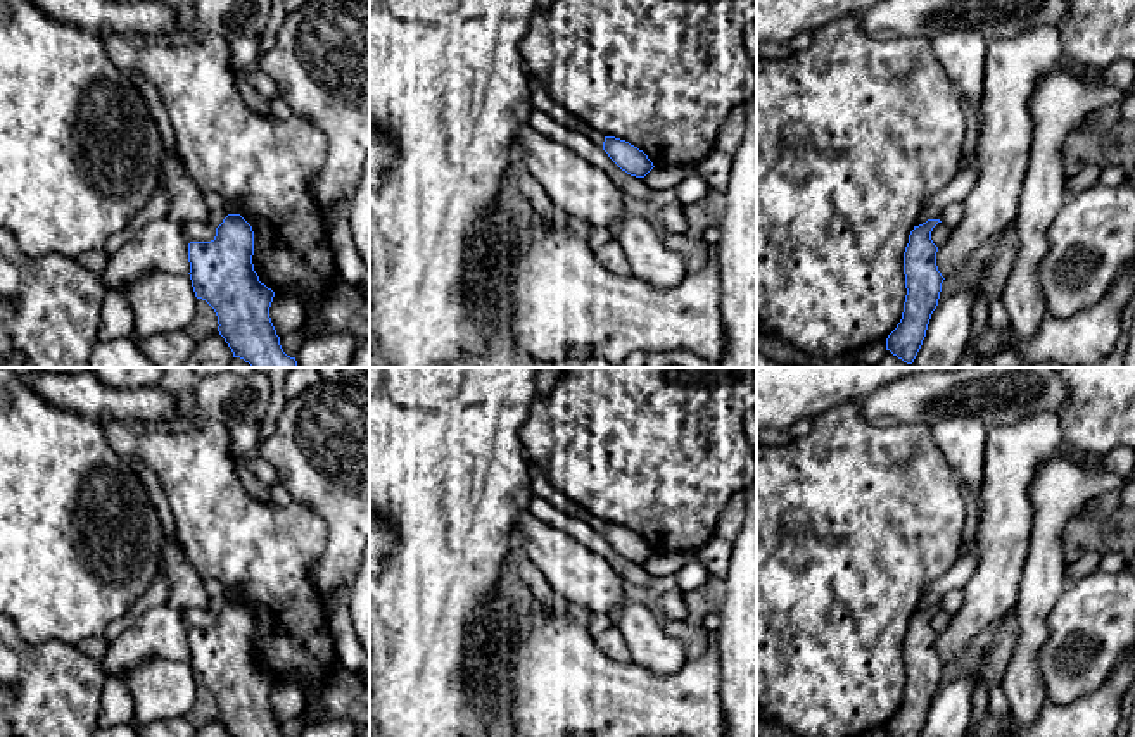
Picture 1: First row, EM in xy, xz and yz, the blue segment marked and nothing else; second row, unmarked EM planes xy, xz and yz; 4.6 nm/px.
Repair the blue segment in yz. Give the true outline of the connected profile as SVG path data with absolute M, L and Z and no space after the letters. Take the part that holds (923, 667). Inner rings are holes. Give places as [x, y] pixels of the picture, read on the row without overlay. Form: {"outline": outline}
{"outline": "M940 606L914 613L904 639L905 689L902 706L886 725L886 737L919 737L933 697L938 692L943 663L936 652L938 633L931 627Z"}

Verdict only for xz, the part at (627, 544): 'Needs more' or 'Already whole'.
Already whole

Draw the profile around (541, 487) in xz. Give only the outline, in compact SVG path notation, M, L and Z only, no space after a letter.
M529 463L530 480L532 480L532 494L534 497L541 497L558 511L587 523L594 532L603 533L605 521L594 516L591 511L582 507L580 504L570 501L561 492L558 492L542 475L537 464Z

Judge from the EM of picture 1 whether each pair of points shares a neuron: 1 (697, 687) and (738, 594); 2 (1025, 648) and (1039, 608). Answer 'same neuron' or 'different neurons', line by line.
1: different neurons
2: same neuron

